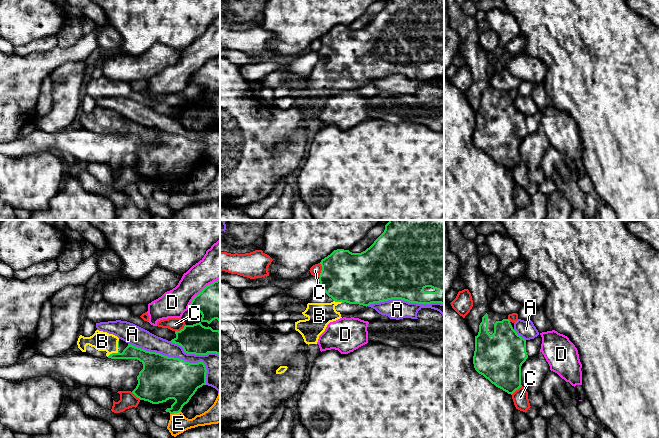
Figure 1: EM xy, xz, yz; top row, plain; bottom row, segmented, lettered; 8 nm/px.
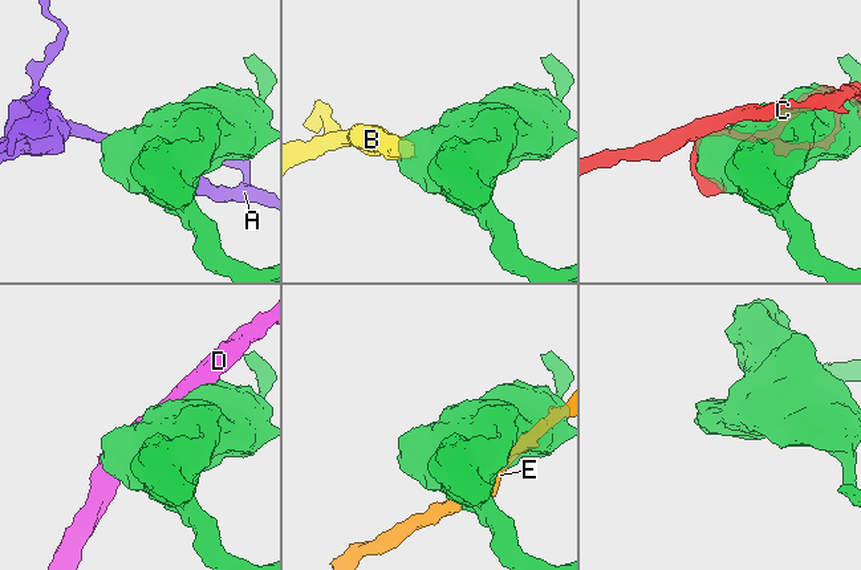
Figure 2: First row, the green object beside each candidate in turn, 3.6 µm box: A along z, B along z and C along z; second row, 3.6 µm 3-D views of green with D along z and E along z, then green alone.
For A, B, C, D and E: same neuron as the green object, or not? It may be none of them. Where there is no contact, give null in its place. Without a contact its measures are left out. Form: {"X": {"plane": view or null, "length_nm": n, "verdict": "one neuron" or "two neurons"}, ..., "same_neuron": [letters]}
{"A": {"plane": "xy", "length_nm": 700, "verdict": "two neurons"}, "B": {"plane": "xy", "length_nm": 110, "verdict": "one neuron"}, "C": {"plane": "xz", "length_nm": 110, "verdict": "two neurons"}, "D": {"plane": "xy", "length_nm": 360, "verdict": "two neurons"}, "E": {"plane": "xy", "length_nm": 90, "verdict": "two neurons"}, "same_neuron": ["B"]}

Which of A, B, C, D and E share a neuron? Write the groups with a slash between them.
A / B / C / D / E

